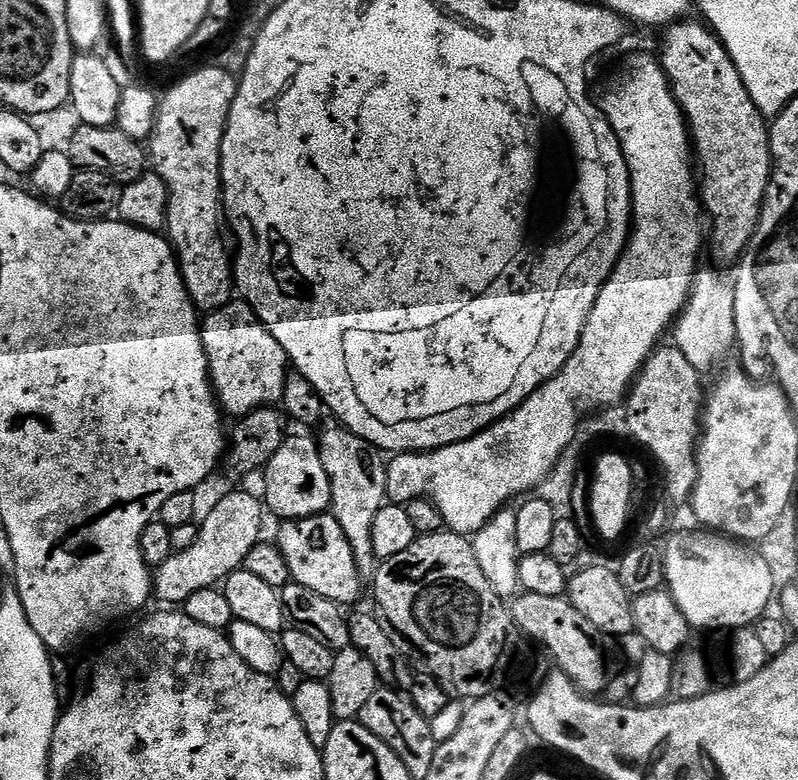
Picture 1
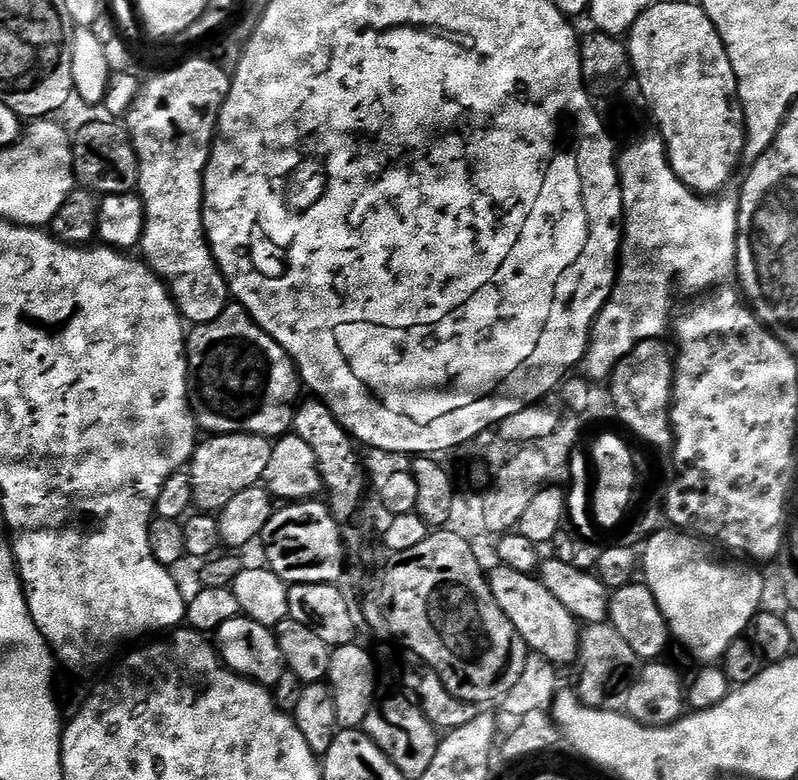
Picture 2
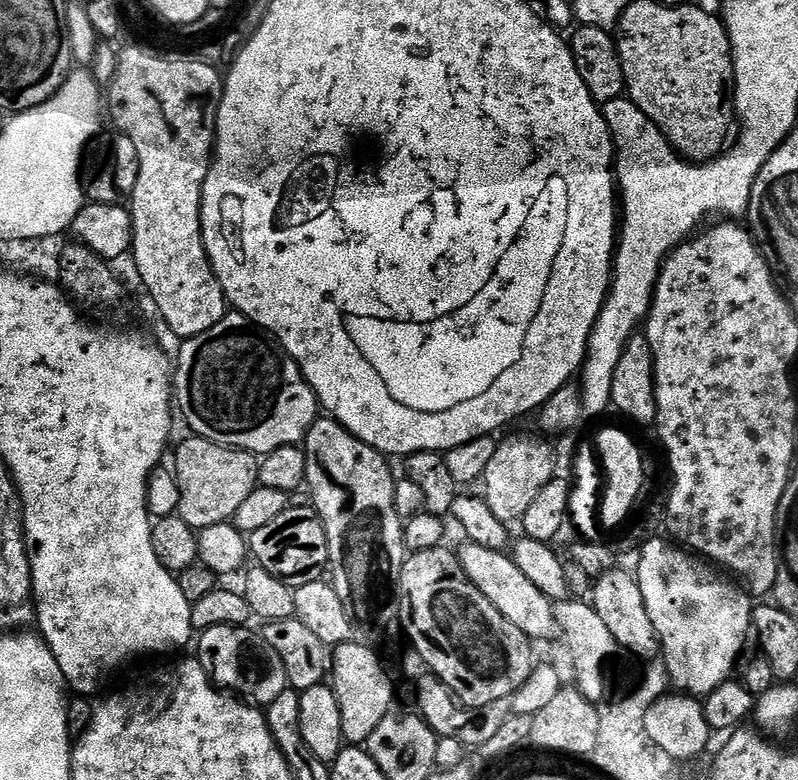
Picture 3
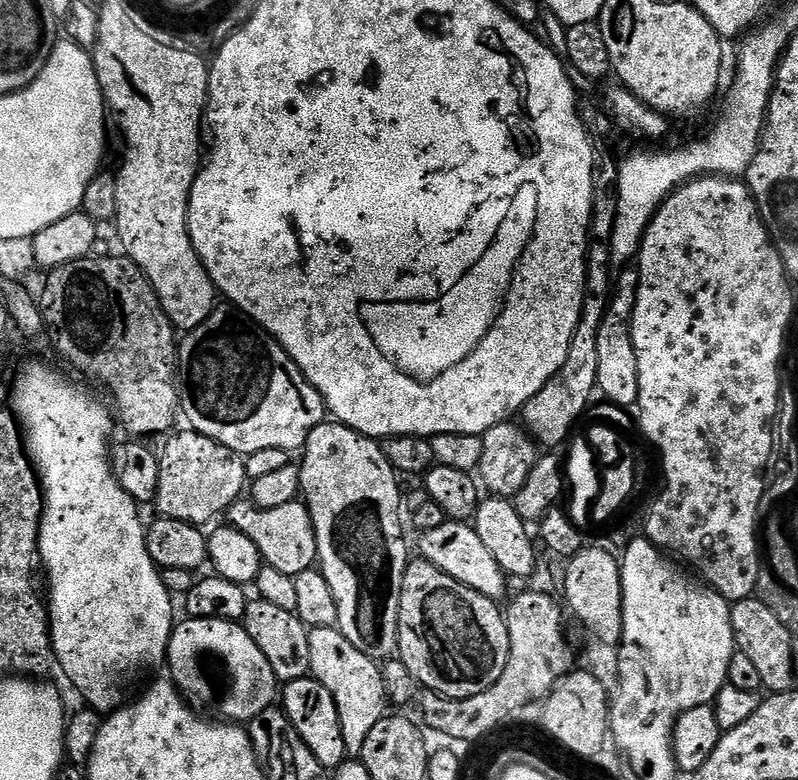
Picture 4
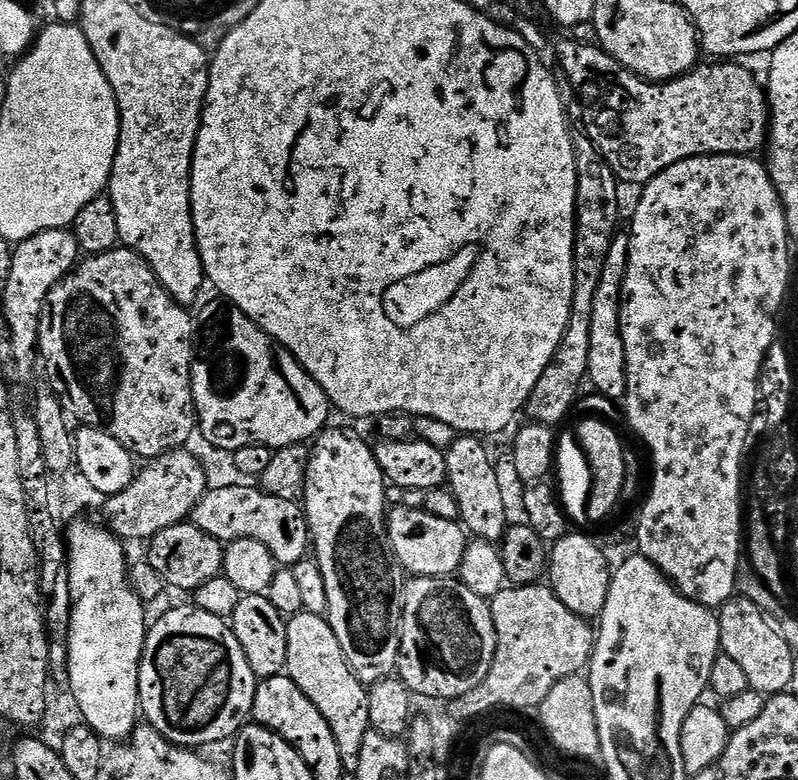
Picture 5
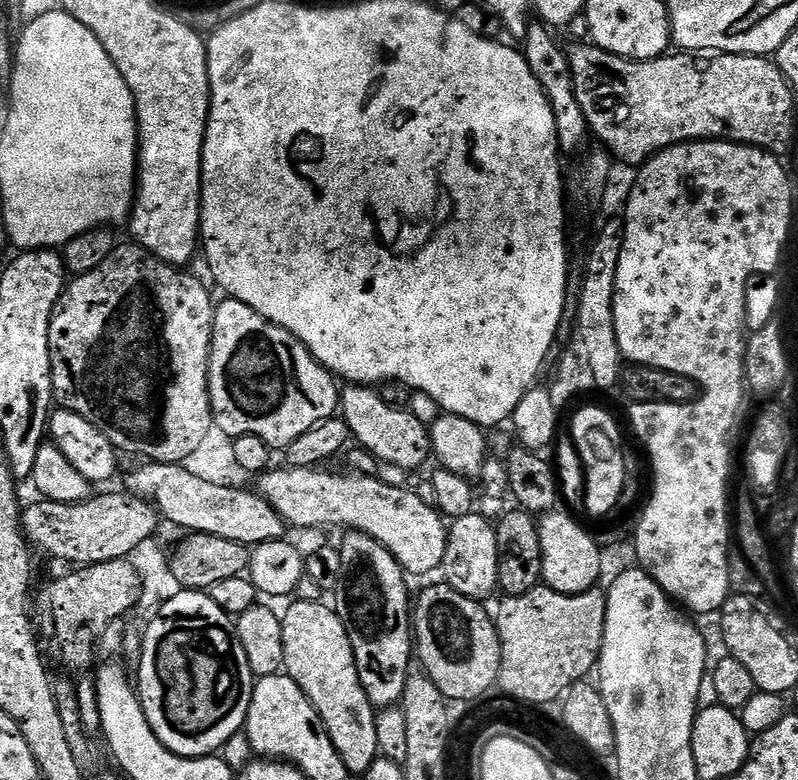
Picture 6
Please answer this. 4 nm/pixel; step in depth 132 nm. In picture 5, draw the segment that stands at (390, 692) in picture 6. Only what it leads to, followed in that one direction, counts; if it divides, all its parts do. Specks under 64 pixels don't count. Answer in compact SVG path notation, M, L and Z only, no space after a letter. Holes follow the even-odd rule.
M325 427L311 445L302 507L312 532L314 559L326 582L328 625L334 630L334 638L338 638L338 646L342 646L342 654L346 654L352 673L361 684L371 686L379 680L389 679L400 663L406 573L392 552L392 543L388 541L389 509L384 508L386 481L376 461L373 445L368 445L352 432L332 427Z

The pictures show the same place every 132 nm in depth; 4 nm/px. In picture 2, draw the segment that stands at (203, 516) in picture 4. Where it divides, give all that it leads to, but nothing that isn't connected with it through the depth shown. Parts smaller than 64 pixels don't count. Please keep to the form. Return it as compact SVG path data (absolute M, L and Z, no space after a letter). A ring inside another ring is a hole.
M222 432L204 439L197 443L186 471L192 483L195 507L204 514L219 514L230 498L242 494L242 490L257 487L263 481L273 441L266 436L245 432Z

